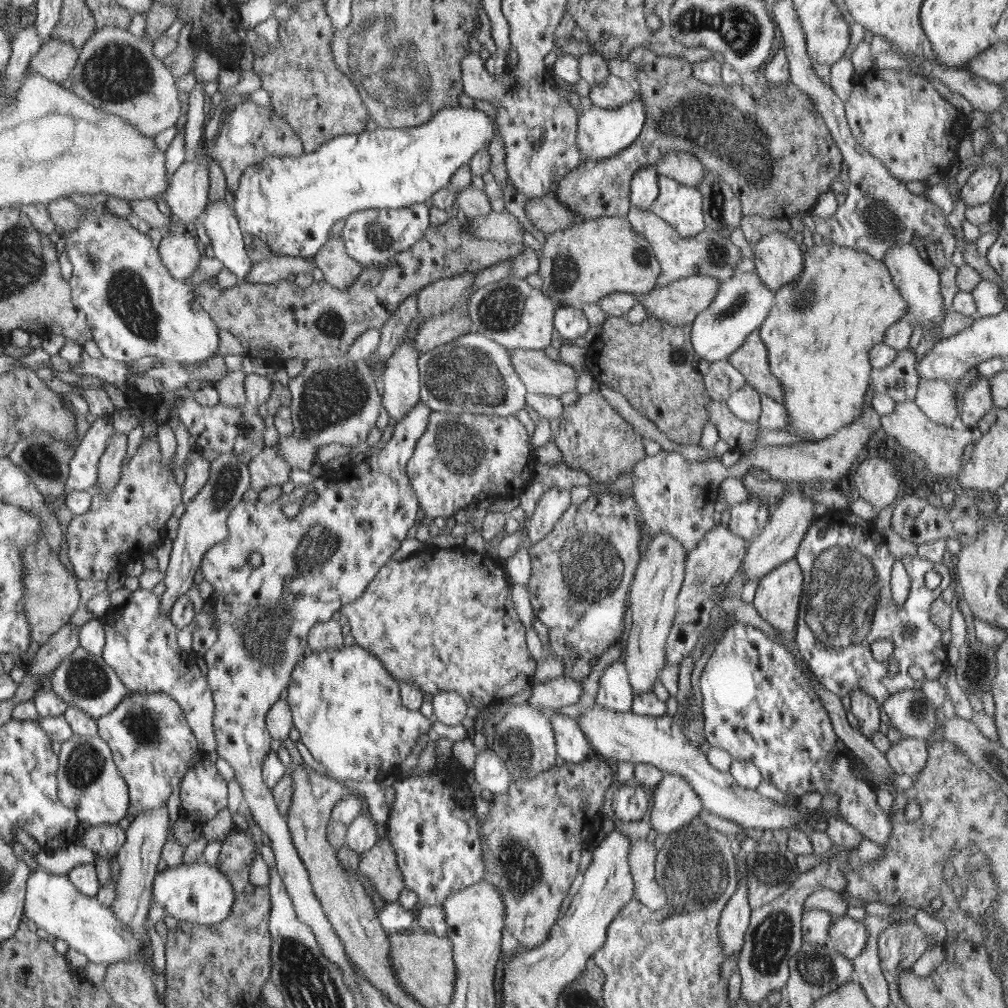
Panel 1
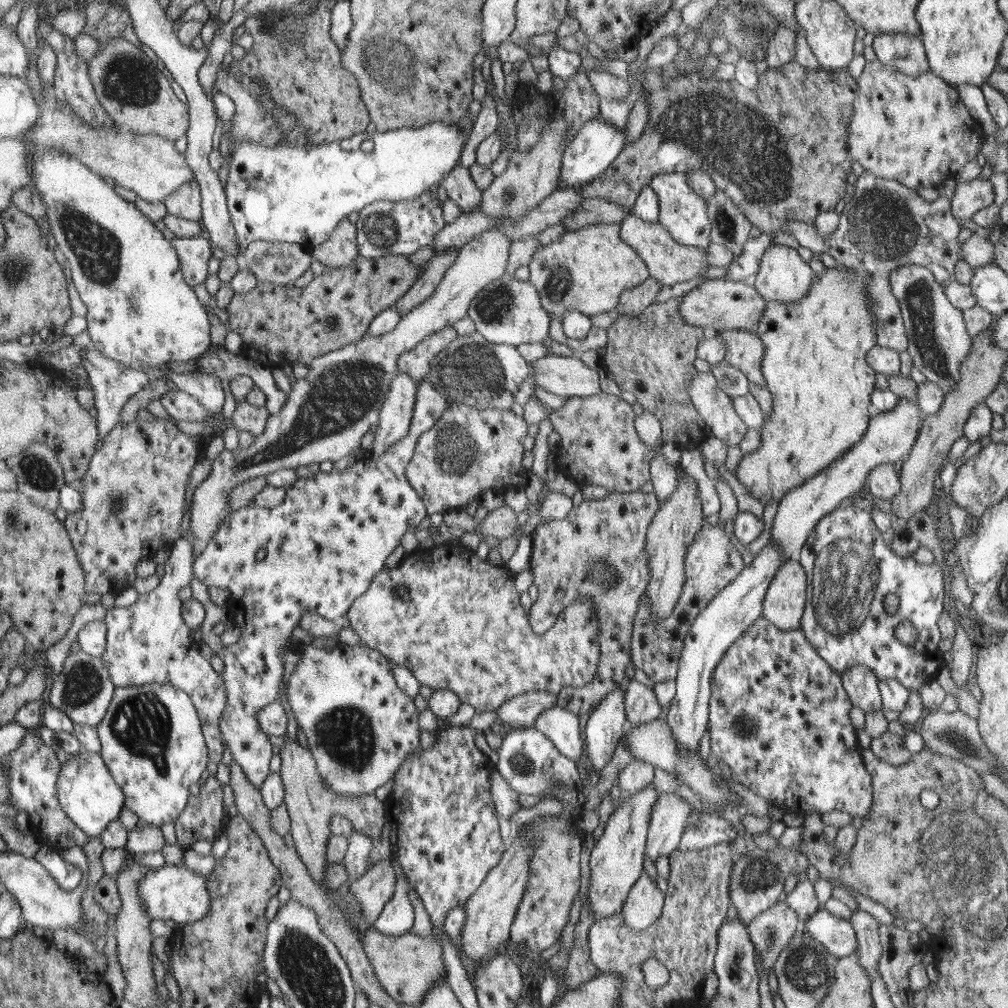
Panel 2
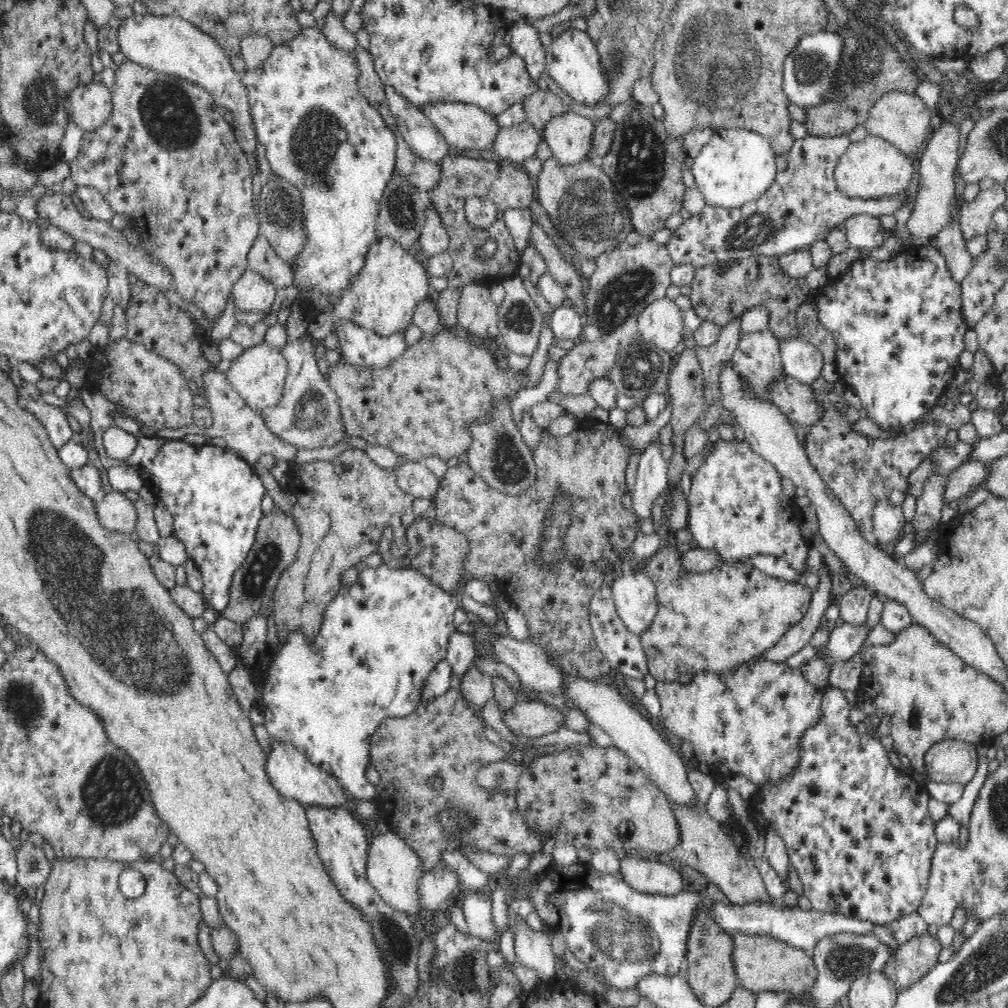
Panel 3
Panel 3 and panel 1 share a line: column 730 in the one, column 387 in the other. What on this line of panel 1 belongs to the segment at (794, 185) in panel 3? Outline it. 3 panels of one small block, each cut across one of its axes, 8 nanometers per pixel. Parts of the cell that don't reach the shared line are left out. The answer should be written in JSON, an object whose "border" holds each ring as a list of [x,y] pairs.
{"border":[[[424,203],[404,208],[381,208],[358,211],[346,218],[341,232],[349,255],[357,260],[362,268],[383,269],[394,255],[408,251],[414,244],[425,238],[431,228],[429,208]]]}

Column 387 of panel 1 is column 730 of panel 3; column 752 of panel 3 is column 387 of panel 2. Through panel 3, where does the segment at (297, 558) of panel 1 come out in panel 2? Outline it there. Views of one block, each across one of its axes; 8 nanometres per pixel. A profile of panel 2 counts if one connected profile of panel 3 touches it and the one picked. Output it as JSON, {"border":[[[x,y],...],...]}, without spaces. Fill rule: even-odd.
{"border":[[[426,380],[421,381],[418,385],[416,407],[413,409],[413,421],[412,424],[410,424],[408,435],[406,435],[404,439],[398,440],[397,444],[393,444],[384,455],[380,455],[376,458],[368,457],[367,460],[357,461],[353,466],[350,466],[350,468],[344,471],[334,470],[330,474],[320,471],[317,476],[307,478],[300,477],[290,489],[286,490],[285,499],[274,508],[258,507],[251,504],[247,507],[242,507],[238,511],[234,511],[234,513],[230,513],[230,515],[222,521],[218,532],[216,532],[216,536],[214,536],[214,538],[196,555],[193,562],[193,573],[196,574],[196,578],[206,586],[228,588],[228,590],[232,592],[228,612],[230,618],[237,624],[236,627],[241,630],[241,637],[238,639],[238,642],[235,642],[230,646],[225,646],[224,649],[220,651],[220,655],[215,652],[210,652],[210,654],[219,656],[224,662],[224,670],[222,670],[222,673],[218,674],[220,679],[225,682],[225,687],[227,688],[227,703],[220,720],[221,736],[225,739],[225,744],[230,748],[233,759],[242,767],[245,775],[255,787],[260,789],[262,783],[264,783],[265,779],[269,776],[269,764],[273,746],[270,743],[270,739],[267,737],[268,734],[262,732],[260,729],[260,724],[258,724],[257,721],[257,712],[262,710],[267,704],[278,700],[279,688],[281,687],[280,683],[283,680],[285,672],[284,654],[289,650],[294,649],[296,645],[296,641],[291,638],[294,627],[300,624],[302,613],[306,609],[312,609],[328,620],[341,621],[342,616],[348,614],[349,608],[353,606],[355,600],[364,595],[365,592],[369,590],[369,587],[372,586],[373,579],[376,578],[380,570],[384,568],[386,558],[392,554],[392,550],[394,550],[396,546],[400,546],[400,538],[402,538],[410,528],[420,526],[420,522],[426,518],[427,508],[424,508],[424,504],[422,504],[423,498],[417,492],[417,489],[410,486],[410,481],[406,480],[406,476],[404,476],[404,470],[406,470],[406,466],[409,466],[410,460],[413,459],[413,456],[416,454],[417,444],[420,442],[421,436],[427,431],[430,431],[434,427],[434,424],[437,424],[437,421],[449,407],[450,405],[446,402],[446,397],[442,396],[442,393],[438,392],[438,389],[434,389],[434,386]],[[261,546],[266,546],[267,555],[263,560],[256,560],[256,552],[258,552],[258,548]]]}

